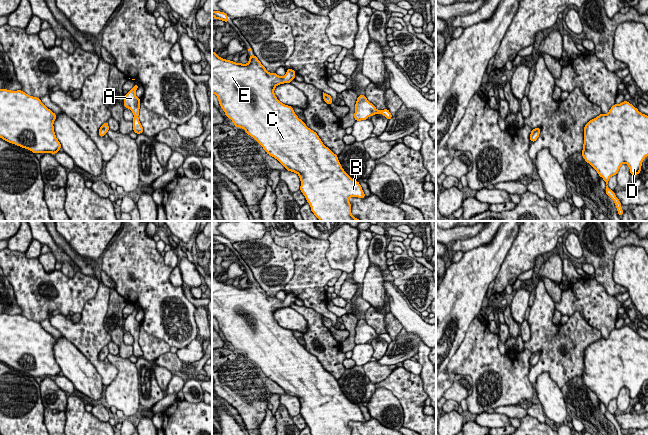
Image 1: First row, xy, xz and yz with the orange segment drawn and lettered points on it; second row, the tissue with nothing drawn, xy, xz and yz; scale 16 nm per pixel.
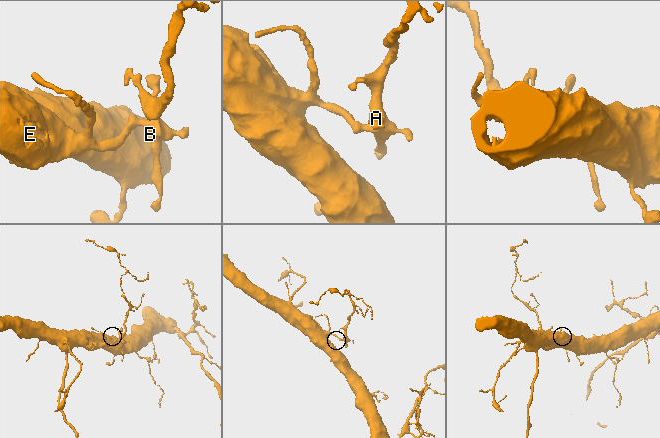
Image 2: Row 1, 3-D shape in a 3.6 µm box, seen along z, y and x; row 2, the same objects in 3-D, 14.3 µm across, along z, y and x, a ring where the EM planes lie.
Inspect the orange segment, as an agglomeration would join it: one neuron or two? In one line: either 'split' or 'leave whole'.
leave whole

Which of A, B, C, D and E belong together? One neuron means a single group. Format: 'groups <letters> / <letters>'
groups A B C D E

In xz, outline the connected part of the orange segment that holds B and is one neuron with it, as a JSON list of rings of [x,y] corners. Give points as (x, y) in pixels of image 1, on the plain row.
[[[212,274],[212,317],[217,319],[226,341],[233,345],[235,351],[243,352],[248,359],[259,366],[267,378],[277,383],[286,394],[299,399],[300,415],[310,428],[311,435],[351,435],[350,421],[365,422],[360,407],[348,400],[337,379],[323,368],[316,356],[298,342],[293,331],[281,327],[274,318],[277,309],[291,307],[295,300],[293,293],[287,293],[283,301],[269,297],[255,279],[249,281],[247,288],[241,288],[220,282]]]

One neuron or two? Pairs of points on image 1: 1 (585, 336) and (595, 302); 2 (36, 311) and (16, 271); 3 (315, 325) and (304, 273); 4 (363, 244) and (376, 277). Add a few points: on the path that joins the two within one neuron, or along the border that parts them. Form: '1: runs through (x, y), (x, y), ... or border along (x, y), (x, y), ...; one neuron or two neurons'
1: border along (569, 316), (579, 311), (601, 336); two neurons
2: runs through (36, 301), (31, 293), (31, 286), (26, 281); one neuron
3: border along (303, 304), (323, 315); two neurons
4: border along (370, 263), (361, 285); two neurons

